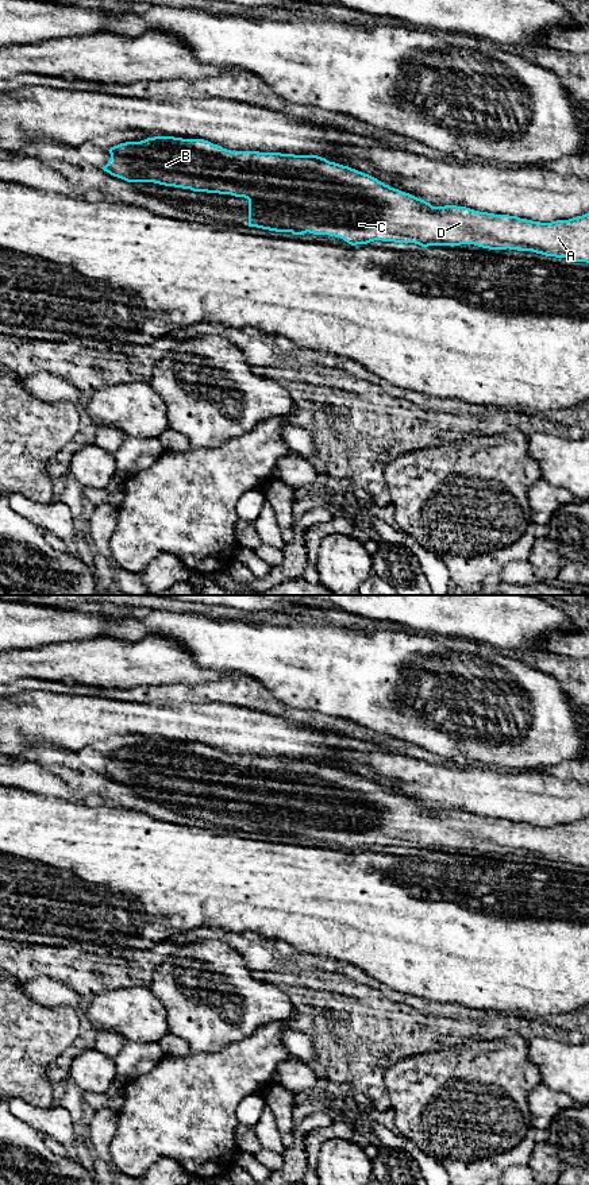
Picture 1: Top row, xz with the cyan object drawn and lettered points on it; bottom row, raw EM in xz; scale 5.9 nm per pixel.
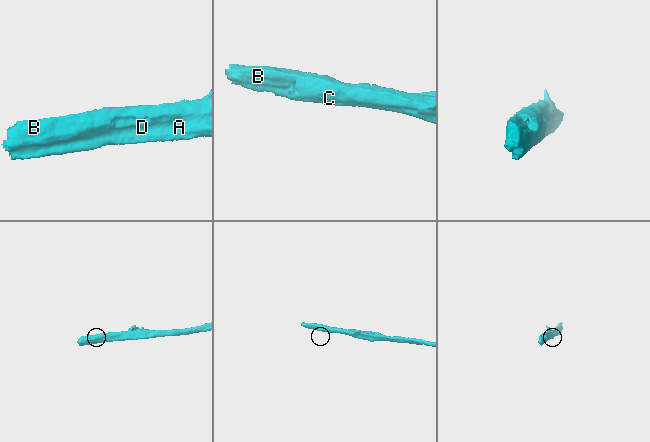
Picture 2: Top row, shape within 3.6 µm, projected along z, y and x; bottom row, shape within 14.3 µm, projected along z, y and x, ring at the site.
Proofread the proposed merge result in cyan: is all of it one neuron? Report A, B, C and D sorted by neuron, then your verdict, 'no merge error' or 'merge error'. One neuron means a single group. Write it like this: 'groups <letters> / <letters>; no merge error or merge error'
groups A B C D; no merge error

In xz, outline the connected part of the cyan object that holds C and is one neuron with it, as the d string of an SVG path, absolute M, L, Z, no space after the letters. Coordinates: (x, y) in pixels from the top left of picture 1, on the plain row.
M154 741L140 746L126 746L111 752L111 763L101 772L113 781L127 787L154 787L165 791L231 799L249 804L249 831L293 839L313 838L340 842L351 850L367 849L374 845L415 848L428 850L474 849L489 854L532 856L546 861L566 862L589 868L589 817L569 825L551 827L532 826L509 819L494 819L466 811L432 811L430 807L409 798L390 792L377 783L330 767L317 760L294 760L281 757L231 756L204 744L182 744Z

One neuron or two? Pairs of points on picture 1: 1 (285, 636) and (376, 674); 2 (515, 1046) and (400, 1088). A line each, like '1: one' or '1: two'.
1: one
2: one

